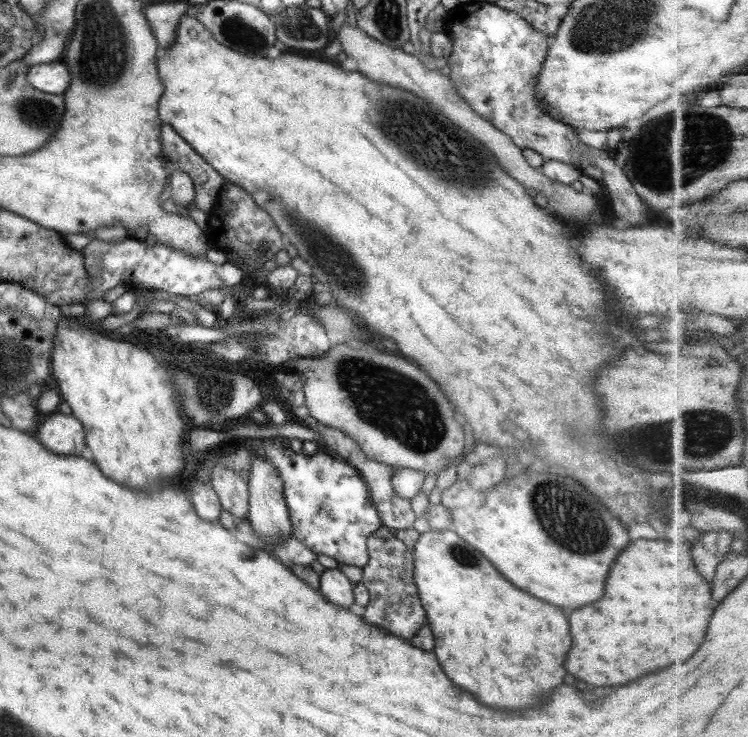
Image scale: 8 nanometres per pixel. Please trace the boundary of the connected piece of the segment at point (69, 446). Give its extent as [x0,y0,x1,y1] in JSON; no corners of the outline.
[37,411,87,456]

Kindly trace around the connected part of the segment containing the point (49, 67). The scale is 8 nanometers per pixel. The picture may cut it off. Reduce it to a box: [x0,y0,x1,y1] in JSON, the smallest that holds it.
[28,62,70,95]

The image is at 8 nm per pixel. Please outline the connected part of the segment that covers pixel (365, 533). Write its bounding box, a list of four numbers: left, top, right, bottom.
[194,437,382,568]

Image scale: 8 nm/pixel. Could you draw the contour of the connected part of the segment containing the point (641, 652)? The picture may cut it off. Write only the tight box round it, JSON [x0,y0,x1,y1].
[566,535,720,688]

